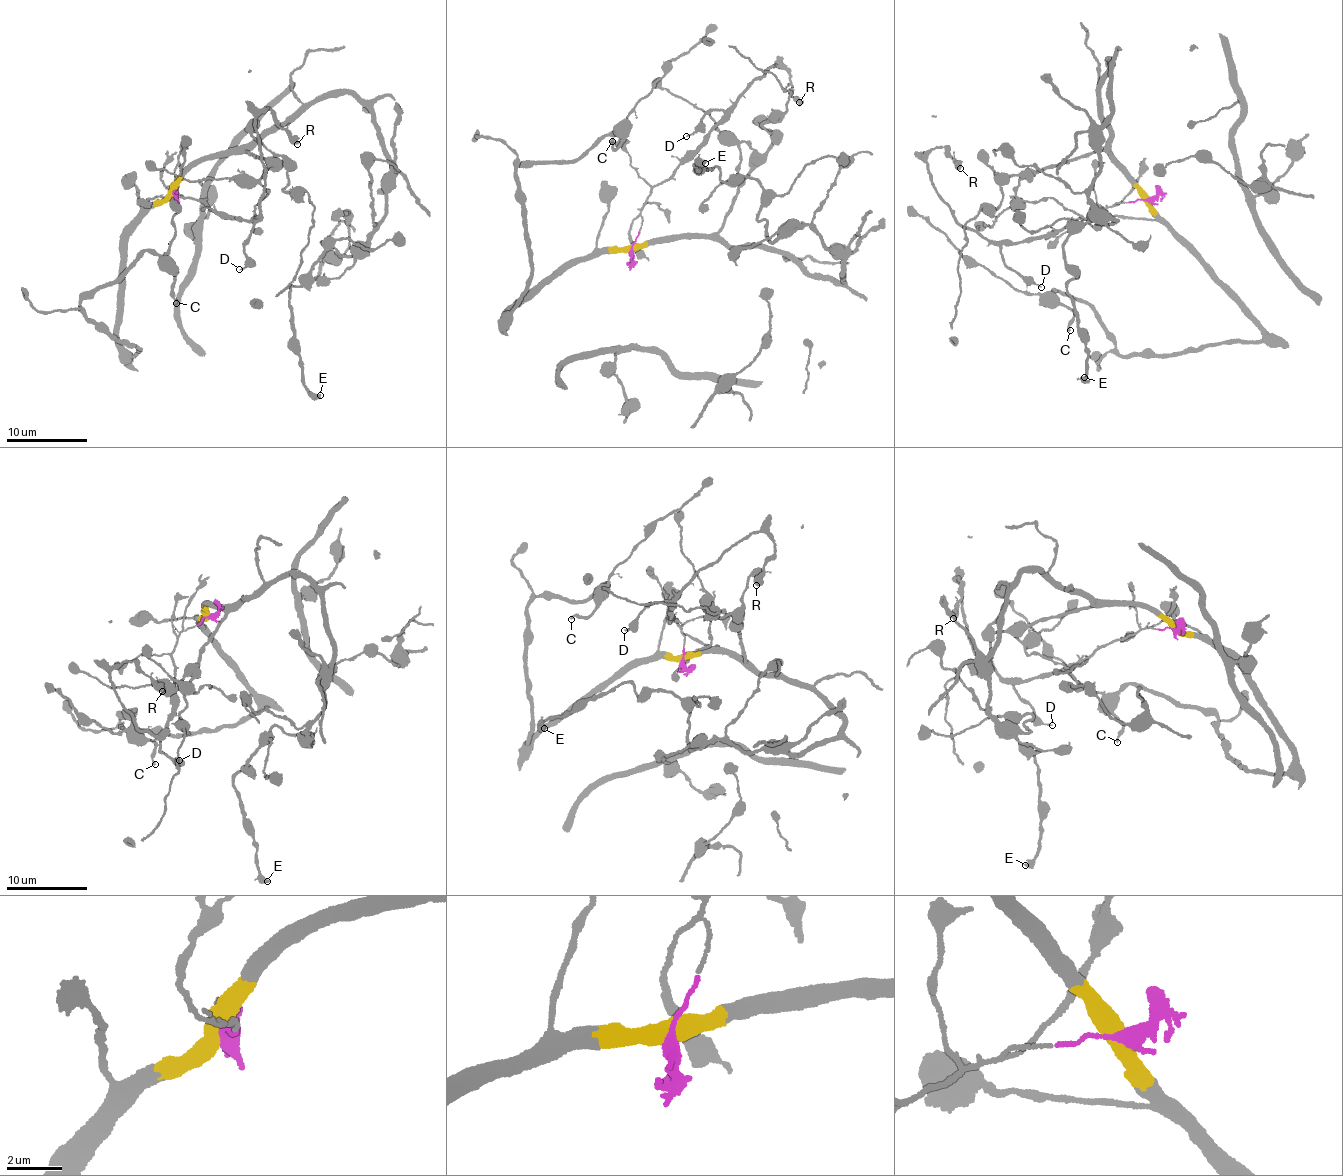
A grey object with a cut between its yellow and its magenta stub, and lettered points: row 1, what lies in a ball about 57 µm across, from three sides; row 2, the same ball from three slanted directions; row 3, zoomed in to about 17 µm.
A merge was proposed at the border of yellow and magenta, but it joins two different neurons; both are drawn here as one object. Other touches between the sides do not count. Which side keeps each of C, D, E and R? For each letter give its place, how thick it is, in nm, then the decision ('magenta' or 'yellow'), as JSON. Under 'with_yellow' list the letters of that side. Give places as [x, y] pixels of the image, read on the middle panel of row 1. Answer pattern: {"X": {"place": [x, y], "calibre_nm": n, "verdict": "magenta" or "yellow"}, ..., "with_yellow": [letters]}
{"C": {"place": [612, 141], "calibre_nm": 200, "verdict": "yellow"}, "D": {"place": [686, 136], "calibre_nm": 120, "verdict": "magenta"}, "E": {"place": [705, 163], "calibre_nm": 440, "verdict": "yellow"}, "R": {"place": [799, 102], "calibre_nm": 600, "verdict": "magenta"}, "with_yellow": ["C", "E"]}

